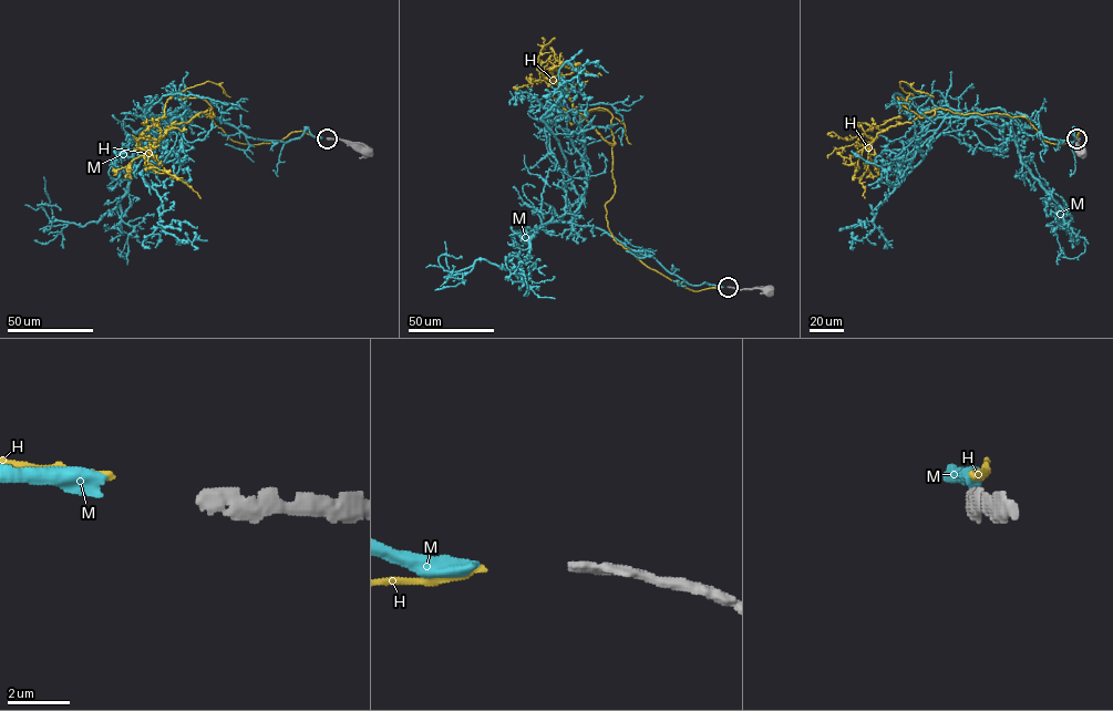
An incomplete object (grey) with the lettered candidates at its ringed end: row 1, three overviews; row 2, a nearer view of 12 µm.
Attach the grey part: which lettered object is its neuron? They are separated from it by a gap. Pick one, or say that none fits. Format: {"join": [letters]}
{"join": ["M"]}

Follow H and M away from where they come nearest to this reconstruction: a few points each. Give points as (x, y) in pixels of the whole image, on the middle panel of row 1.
H: (723, 287), (684, 287), (615, 240), (612, 114), (568, 121), (537, 69), (555, 38)
M: (722, 287), (690, 285), (572, 223), (579, 195), (542, 117), (584, 64), (608, 72)

